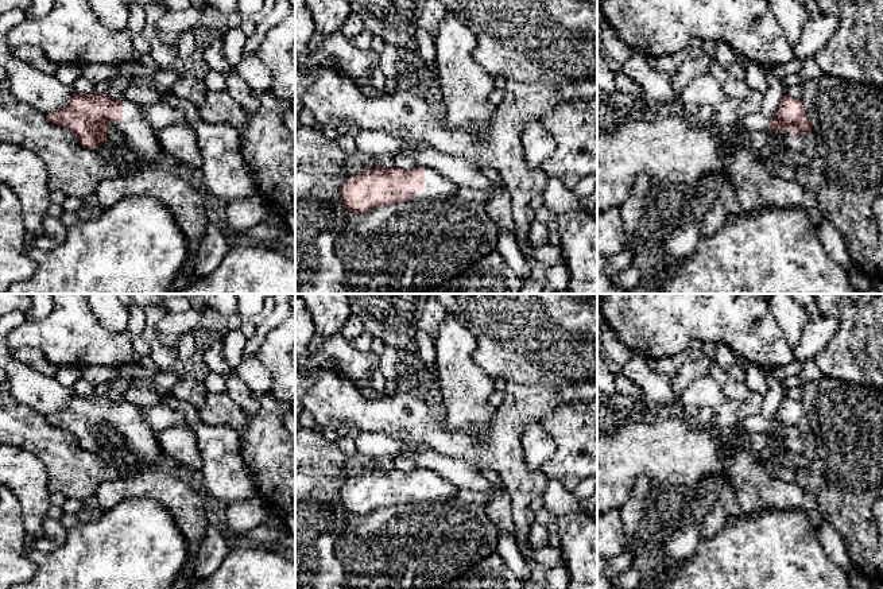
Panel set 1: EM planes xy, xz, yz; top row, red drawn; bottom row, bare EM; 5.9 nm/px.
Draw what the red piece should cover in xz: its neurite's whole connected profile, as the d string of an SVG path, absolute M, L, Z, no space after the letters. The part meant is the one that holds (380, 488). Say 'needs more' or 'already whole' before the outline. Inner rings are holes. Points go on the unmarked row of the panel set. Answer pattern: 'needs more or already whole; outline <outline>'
needs more; outline M376 468L369 474L346 480L340 496L349 514L364 516L377 508L457 497L457 489L429 469L403 472Z

